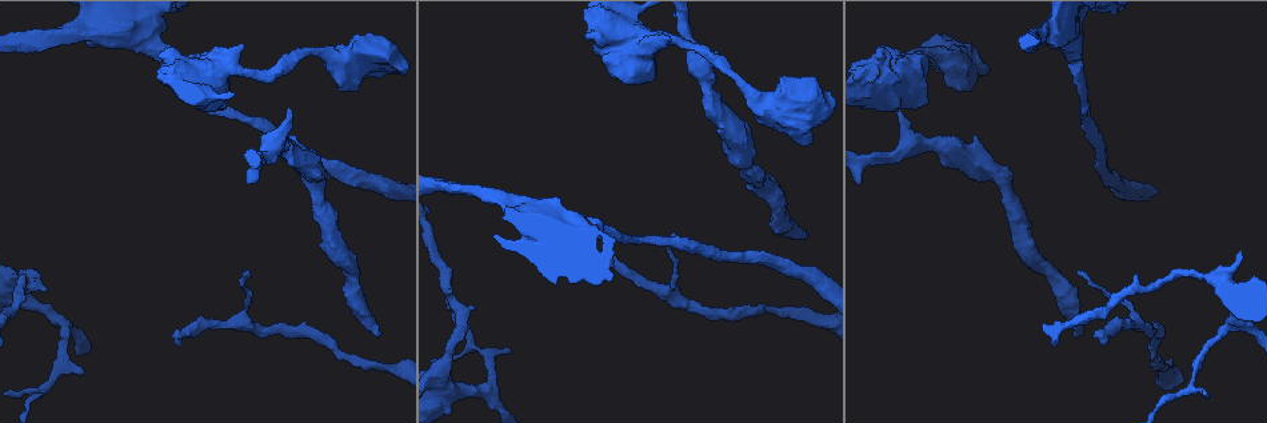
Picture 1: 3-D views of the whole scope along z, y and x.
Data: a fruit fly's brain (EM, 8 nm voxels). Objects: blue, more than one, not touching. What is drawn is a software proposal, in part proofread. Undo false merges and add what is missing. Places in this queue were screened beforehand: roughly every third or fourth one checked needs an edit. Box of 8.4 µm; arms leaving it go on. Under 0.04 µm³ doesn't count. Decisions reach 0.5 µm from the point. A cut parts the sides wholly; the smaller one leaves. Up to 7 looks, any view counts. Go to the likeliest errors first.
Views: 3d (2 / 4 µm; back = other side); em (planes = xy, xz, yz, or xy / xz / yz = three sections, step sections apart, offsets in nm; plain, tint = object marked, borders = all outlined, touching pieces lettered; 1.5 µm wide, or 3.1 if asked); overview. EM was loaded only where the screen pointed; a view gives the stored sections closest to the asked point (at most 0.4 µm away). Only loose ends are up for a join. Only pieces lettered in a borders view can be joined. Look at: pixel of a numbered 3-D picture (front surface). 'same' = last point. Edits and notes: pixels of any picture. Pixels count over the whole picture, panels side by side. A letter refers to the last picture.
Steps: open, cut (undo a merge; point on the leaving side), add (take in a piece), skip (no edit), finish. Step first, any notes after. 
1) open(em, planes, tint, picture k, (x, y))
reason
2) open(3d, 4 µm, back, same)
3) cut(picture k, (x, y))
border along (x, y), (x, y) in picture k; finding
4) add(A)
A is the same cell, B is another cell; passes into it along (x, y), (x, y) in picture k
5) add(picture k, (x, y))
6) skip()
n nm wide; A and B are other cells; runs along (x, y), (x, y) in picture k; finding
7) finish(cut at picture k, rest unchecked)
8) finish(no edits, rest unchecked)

open(3d, 4 µm, back, picture 1, (1076, 272))
thin end

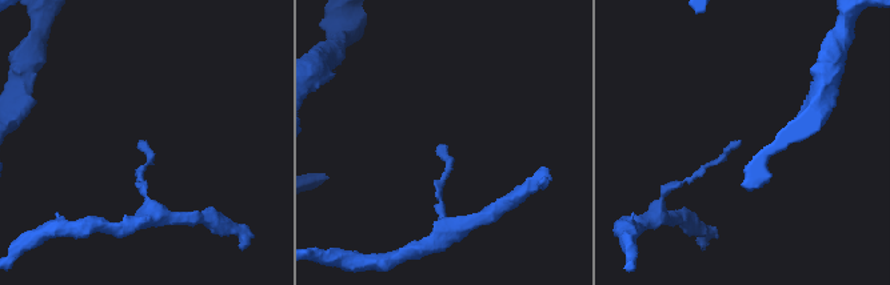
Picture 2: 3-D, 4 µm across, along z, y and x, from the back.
open(em, planes, borders, picture 2, (741, 140))
need the tissue

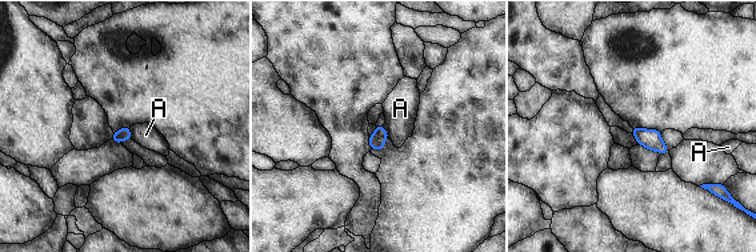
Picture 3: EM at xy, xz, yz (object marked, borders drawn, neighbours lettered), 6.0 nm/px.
skip()
A is another cell; no lettered piece goes on from it

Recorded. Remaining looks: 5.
open(3d, 4 µm, picture 1, (157, 55))
free end

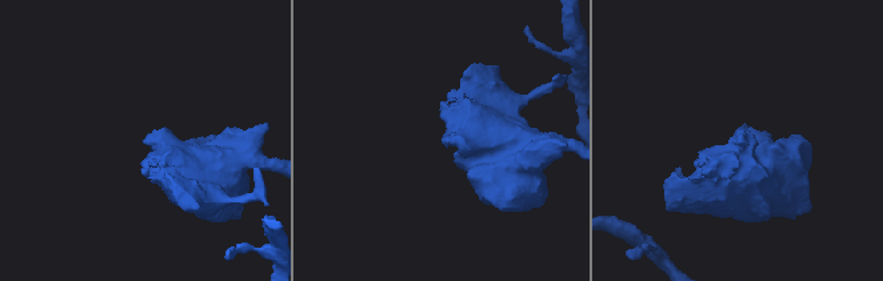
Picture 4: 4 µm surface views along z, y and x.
open(em, planes, borders, picture 4, (445, 141))
now the EM

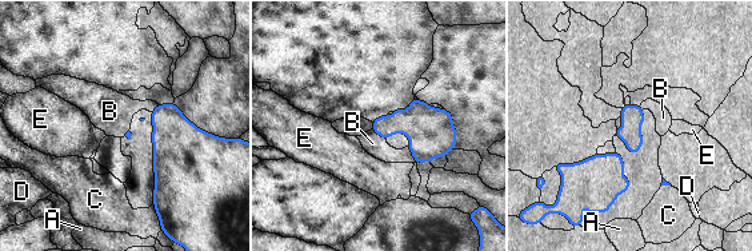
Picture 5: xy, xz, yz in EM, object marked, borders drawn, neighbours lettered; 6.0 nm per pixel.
add(B)
B is the same cell, A, C, D and E are other cells; it goes on there

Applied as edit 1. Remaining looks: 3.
open(em, planes, borders, picture 1, (899, 110))
branch stops here

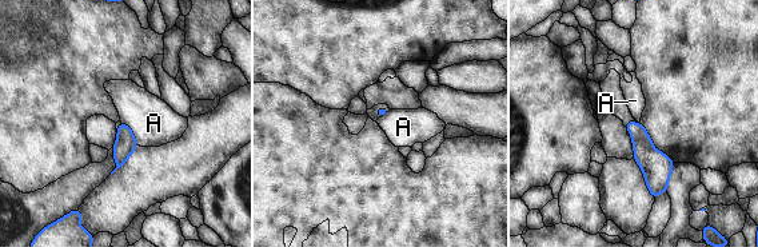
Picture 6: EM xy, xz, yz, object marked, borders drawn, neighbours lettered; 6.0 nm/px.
skip()
A is another cell; border along (122, 122), (131, 130), (138, 144) in picture 6; no lettered piece goes on from it

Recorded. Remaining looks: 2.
finish(add at picture 5, rest unchecked)

